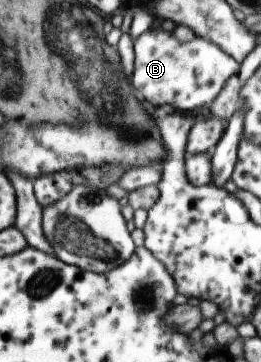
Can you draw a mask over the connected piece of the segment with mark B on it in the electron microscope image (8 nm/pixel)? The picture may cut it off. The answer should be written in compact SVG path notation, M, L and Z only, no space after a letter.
M158 28L145 31L133 41L134 61L129 82L134 92L149 107L170 105L175 111L192 114L200 107L208 107L222 85L237 75L239 65L212 41L194 36L190 41L178 41L170 32Z

